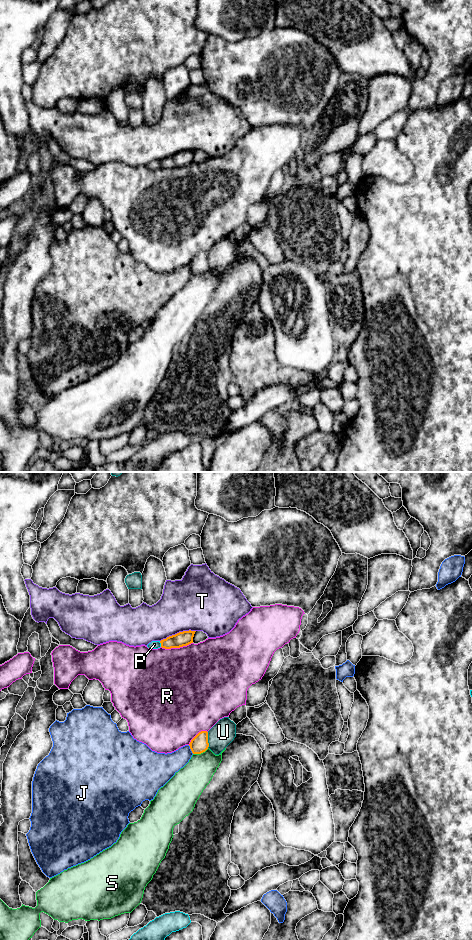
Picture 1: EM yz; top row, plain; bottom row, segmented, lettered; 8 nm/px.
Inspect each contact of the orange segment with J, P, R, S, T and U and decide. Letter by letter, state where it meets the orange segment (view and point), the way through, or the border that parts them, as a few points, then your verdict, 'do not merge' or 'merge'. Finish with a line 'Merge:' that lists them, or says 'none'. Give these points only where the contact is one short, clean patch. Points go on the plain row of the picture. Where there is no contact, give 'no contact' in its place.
J: yz (190, 268) | do not merge
P: yz (161, 164) | do not merge
R: yz (176, 167) | do not merge
S: yz (200, 273) | do not merge
T: yz (177, 153) | do not merge
U: yz (207, 260) | along yz (207, 252), (208, 267) | do not merge
Merge: none

